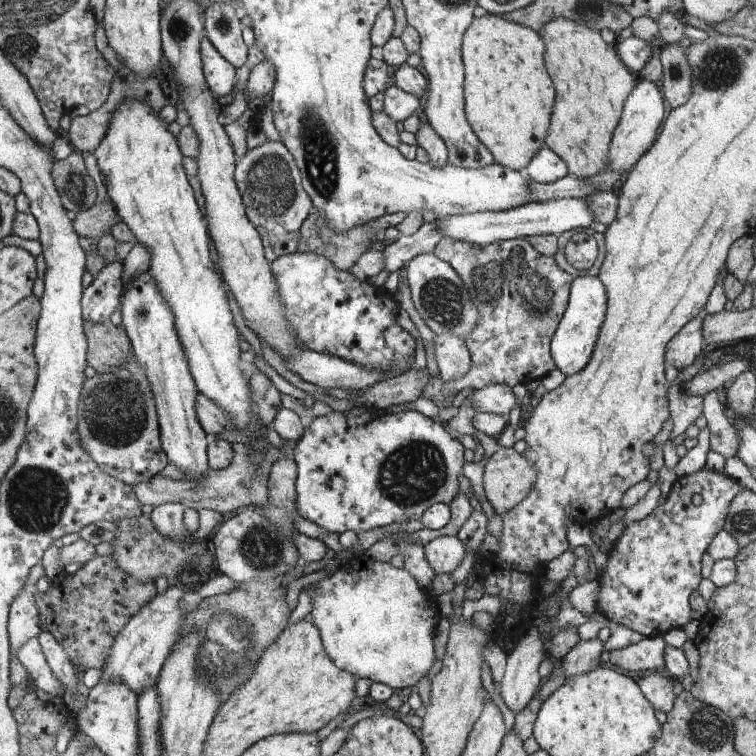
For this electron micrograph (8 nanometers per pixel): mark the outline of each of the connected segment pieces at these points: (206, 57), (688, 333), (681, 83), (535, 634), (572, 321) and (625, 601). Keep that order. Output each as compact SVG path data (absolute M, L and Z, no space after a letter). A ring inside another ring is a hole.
M205 34L201 41L201 55L208 90L219 99L222 98L222 94L230 94L236 82L236 68L229 60L224 60L222 53L214 48L213 41Z
M700 314L688 322L666 348L666 362L674 366L678 371L684 370L694 363L700 352L708 347L702 336L702 320L704 314Z
M667 45L660 54L663 75L660 80L667 106L671 109L686 104L692 96L692 70L686 58L685 46Z
M538 627L530 628L530 632L526 632L526 636L522 636L522 640L507 654L504 678L502 678L500 682L498 691L500 692L502 700L506 703L506 706L508 706L512 712L515 712L516 715L528 706L528 703L534 698L536 690L540 688L540 684L544 684L544 682L540 682L540 680L545 679L540 678L540 674L538 674L538 666L542 664L544 652L546 652L546 650L544 650L544 644L542 644L544 638L540 638L540 636L542 636L542 634L540 634Z
M597 275L574 277L572 290L569 291L568 310L552 340L553 360L566 377L582 372L596 350L597 339L605 322L606 296L605 284Z
M706 467L696 472L696 474L683 476L680 477L678 481L675 481L671 486L668 496L665 498L666 502L662 505L658 504L658 506L656 506L656 508L642 520L631 522L624 528L623 533L616 542L613 543L613 546L608 553L611 564L609 564L606 570L601 573L598 580L600 583L600 592L598 592L598 600L596 600L597 611L606 616L610 621L626 626L626 628L631 628L634 632L639 632L641 638L662 637L665 632L668 632L673 628L693 628L693 613L688 598L690 598L690 594L692 594L694 590L697 590L698 584L700 584L702 580L702 556L707 552L709 544L714 540L716 534L723 531L730 504L732 500L744 490L744 488L745 487L742 486L740 482L731 478L730 475L727 475L725 472L708 470ZM696 494L702 496L702 504L694 504L694 502L692 502L692 496L696 496Z

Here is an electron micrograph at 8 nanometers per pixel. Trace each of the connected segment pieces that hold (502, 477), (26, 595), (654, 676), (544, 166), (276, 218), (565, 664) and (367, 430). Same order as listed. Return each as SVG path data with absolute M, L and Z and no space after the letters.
M500 448L491 456L483 472L487 500L496 514L504 516L533 491L536 472L514 448Z
M38 564L32 568L25 587L18 592L16 599L8 612L8 634L10 634L10 648L13 655L20 652L20 648L41 633L40 613L36 608L34 596L37 592L36 582L45 576L44 567Z
M652 672L638 682L653 708L666 713L673 707L676 697L672 683L673 678L667 673L660 672Z
M547 146L540 147L537 155L528 163L524 172L527 177L536 182L554 182L569 174L565 160Z
M280 140L265 141L262 145L247 150L239 159L234 178L241 189L245 213L264 241L266 260L272 264L281 256L290 255L300 246L301 228L312 214L313 200L301 180L301 171L293 153Z
M599 637L588 641L578 641L578 644L562 658L560 666L569 681L578 674L592 672L600 666L600 658L604 652L604 644Z
M332 411L325 416L309 418L306 423L307 427L300 440L297 441L291 452L291 457L294 458L297 464L297 504L296 510L306 520L311 520L326 528L328 532L332 534L342 534L348 532L348 530L354 530L358 533L360 531L371 531L378 527L385 527L392 522L404 522L410 519L418 520L430 507L433 507L436 503L444 503L449 505L456 498L456 492L458 492L458 474L462 472L462 442L458 438L452 438L440 424L434 422L430 417L426 417L424 414L418 411L403 411L400 413L388 413L382 414L382 416L376 416L372 418L366 425L366 422L362 424L362 420L354 420L345 413Z

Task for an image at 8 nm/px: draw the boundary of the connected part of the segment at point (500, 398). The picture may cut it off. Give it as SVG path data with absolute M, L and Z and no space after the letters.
M493 384L481 389L474 389L472 393L473 409L476 413L492 413L508 416L516 408L518 398L506 384Z

